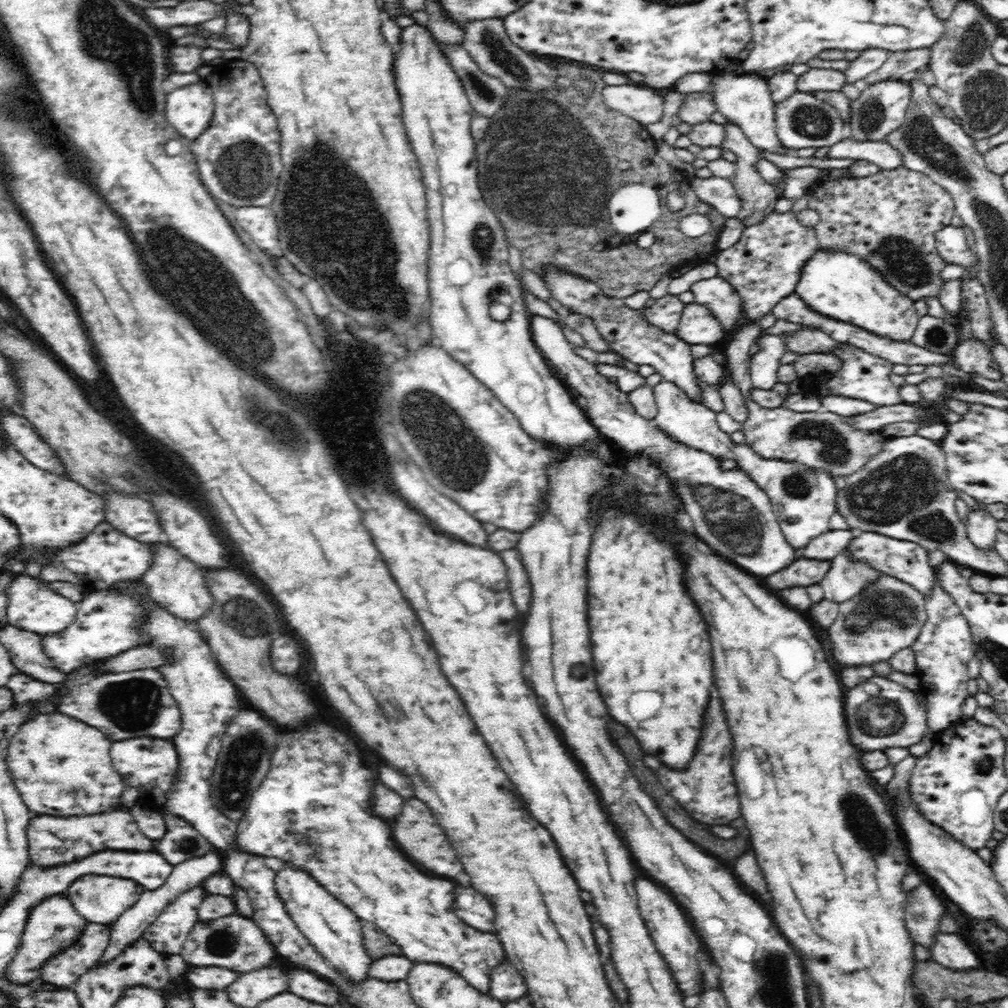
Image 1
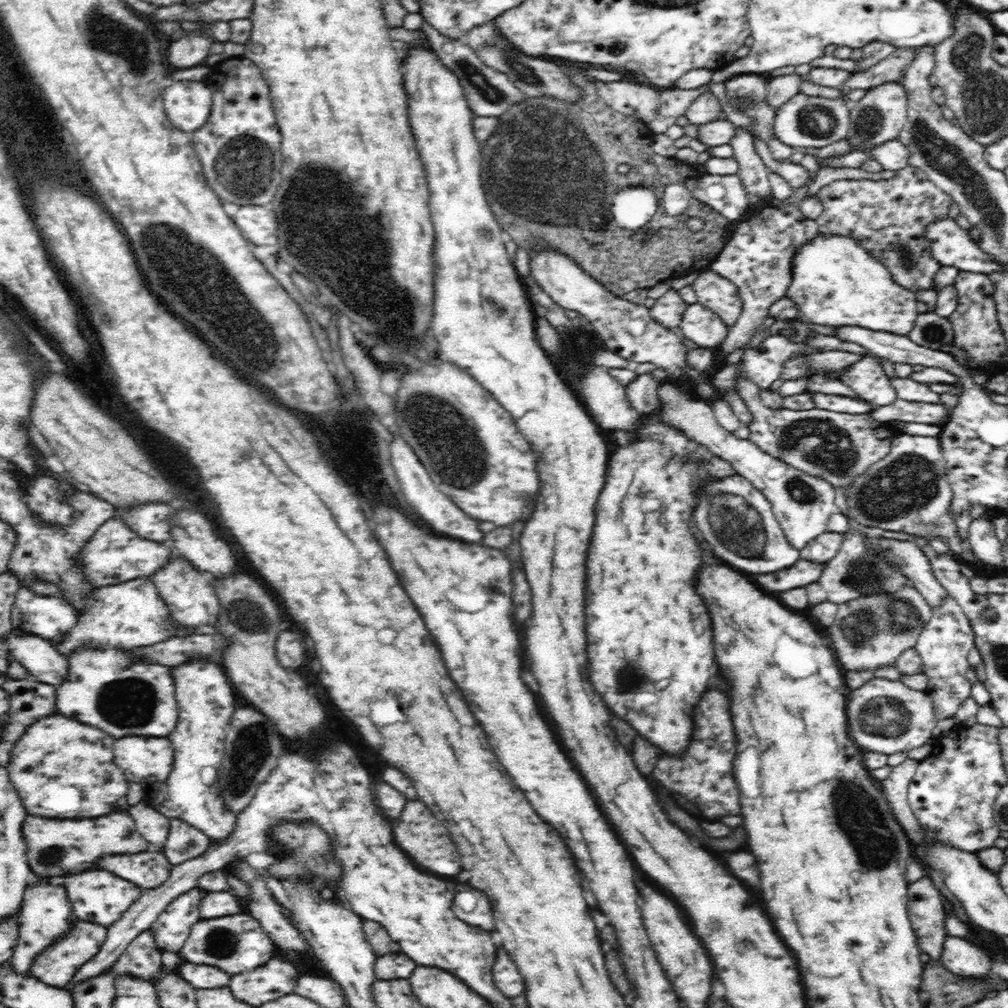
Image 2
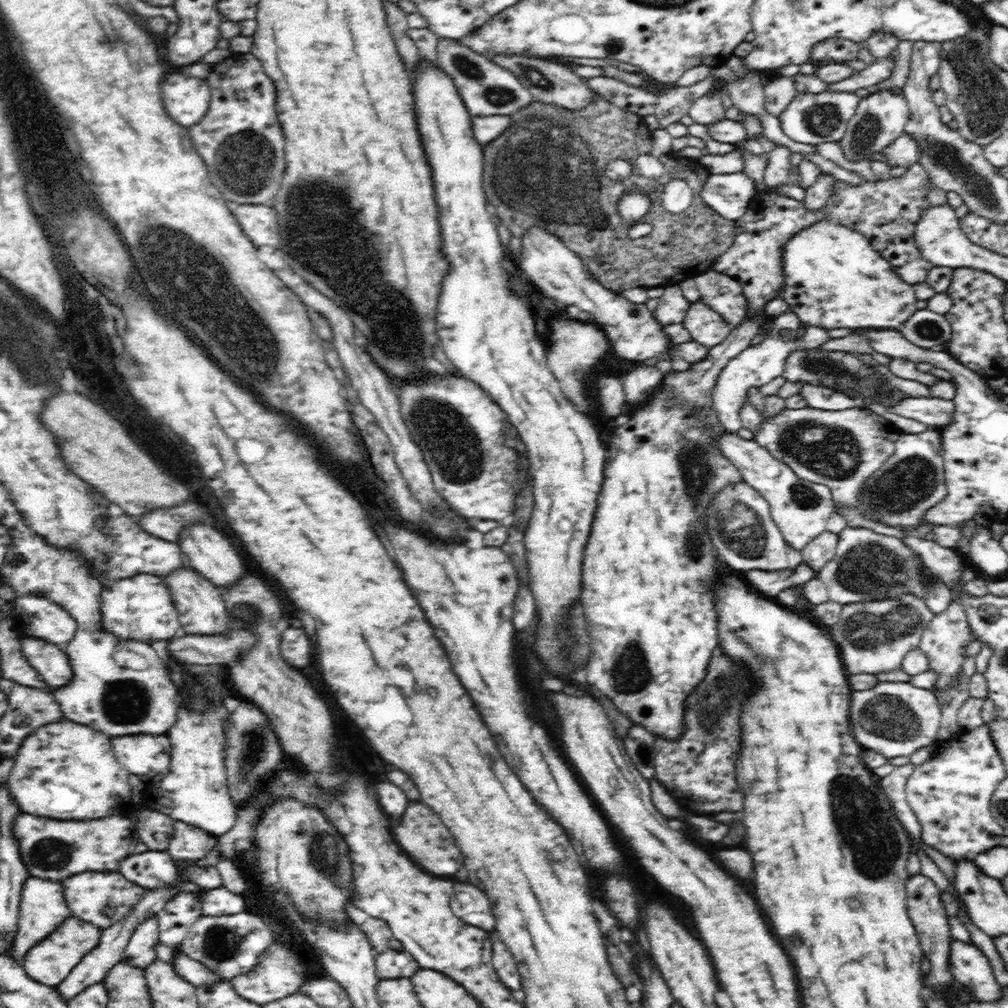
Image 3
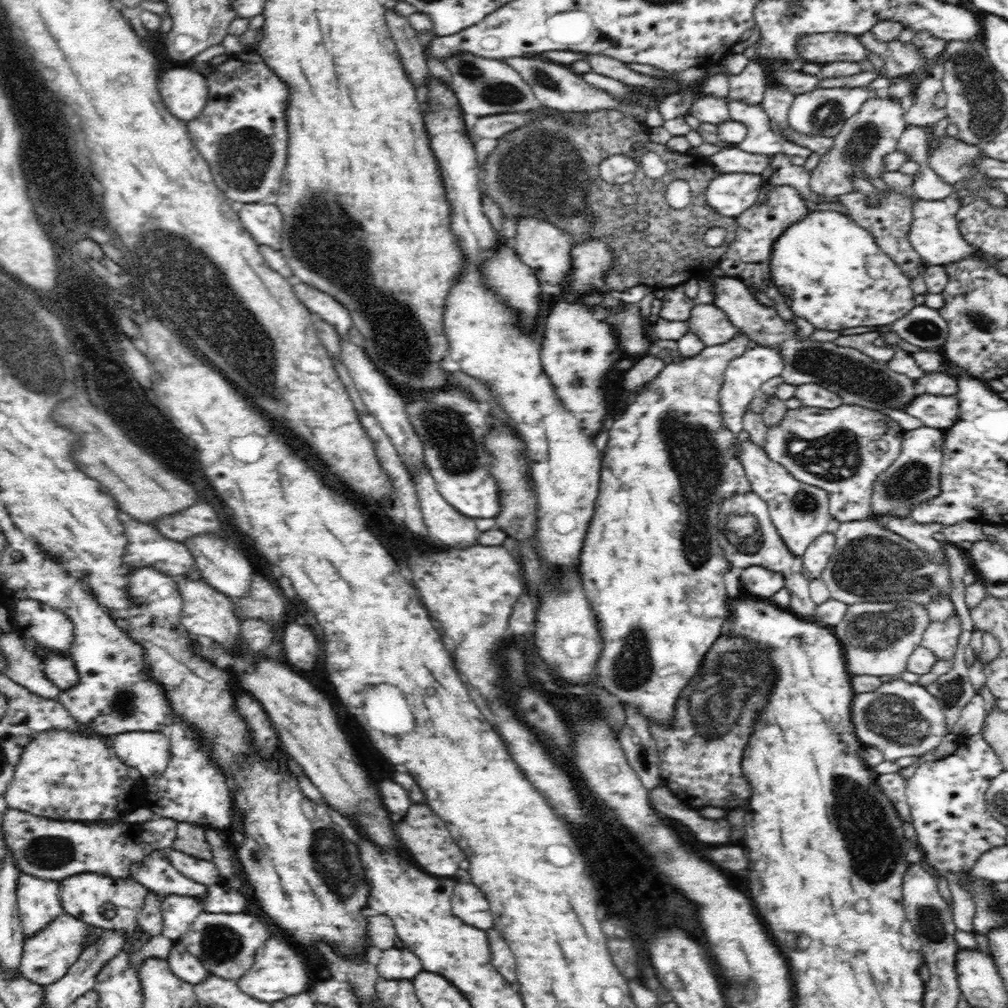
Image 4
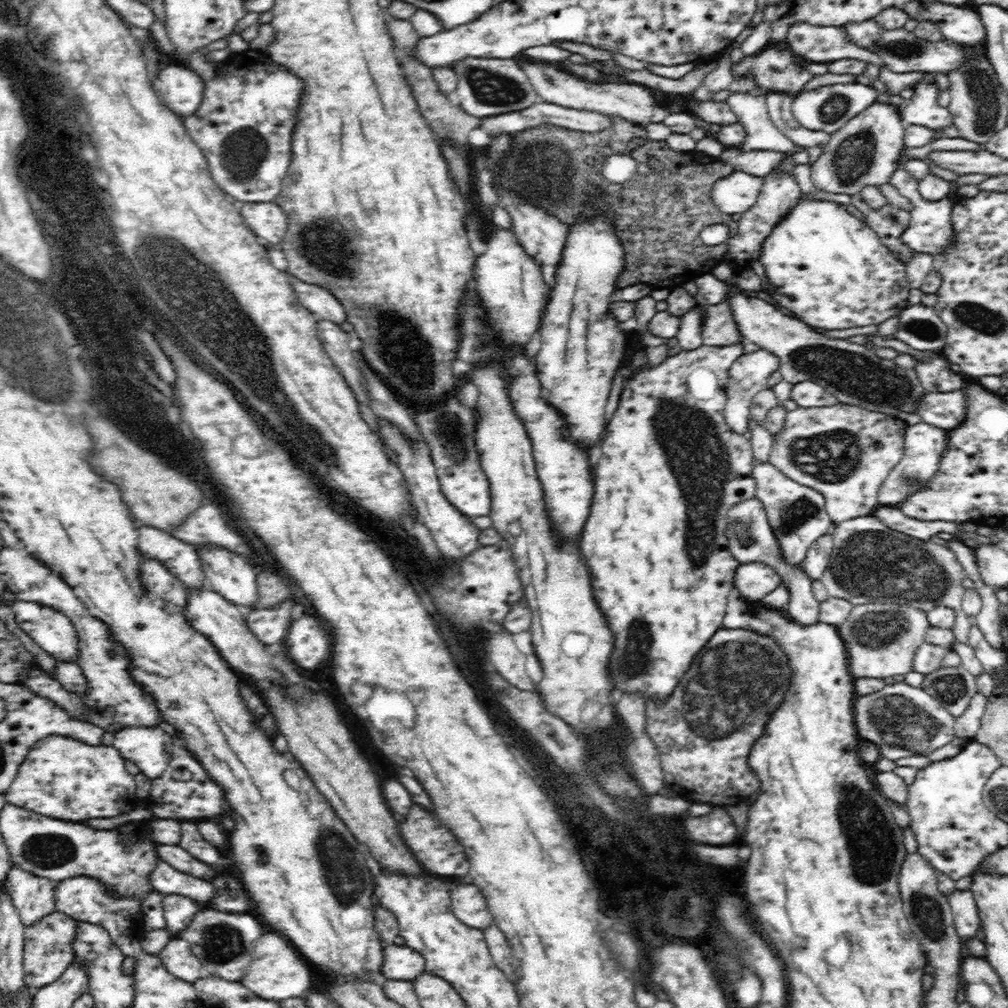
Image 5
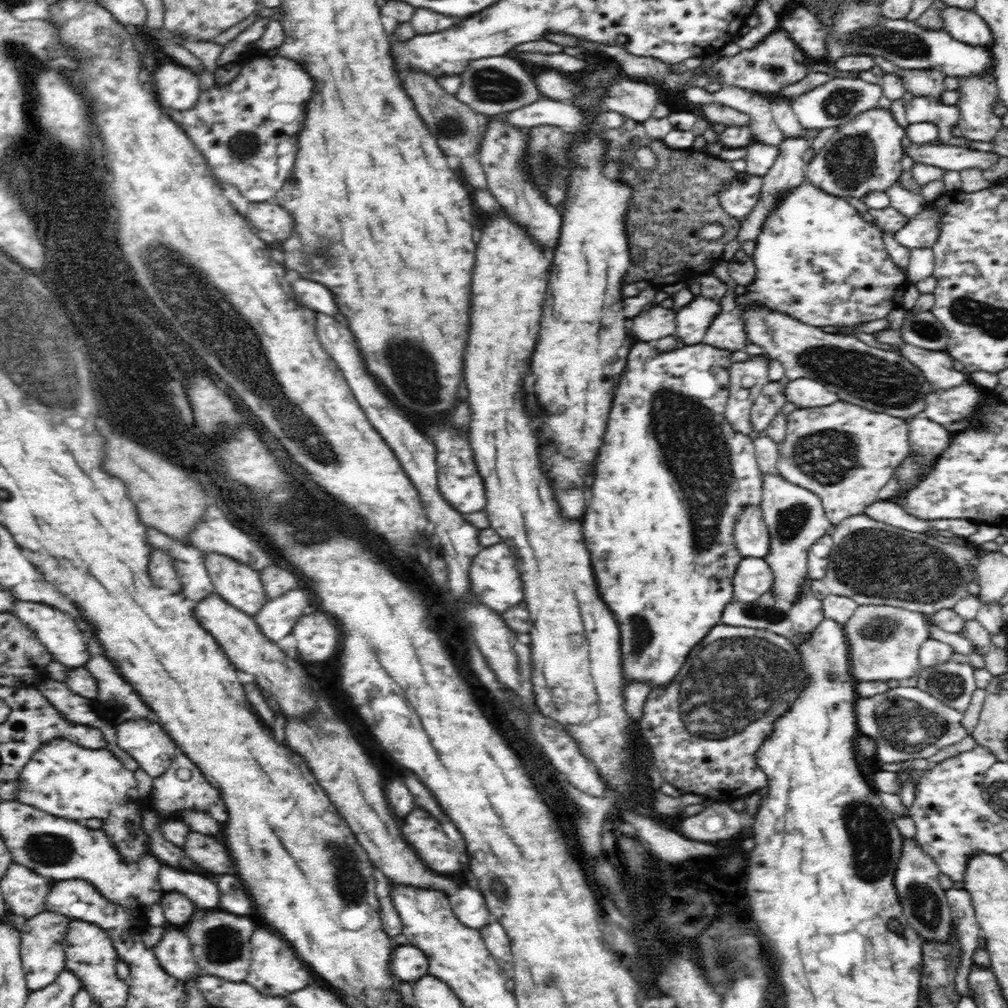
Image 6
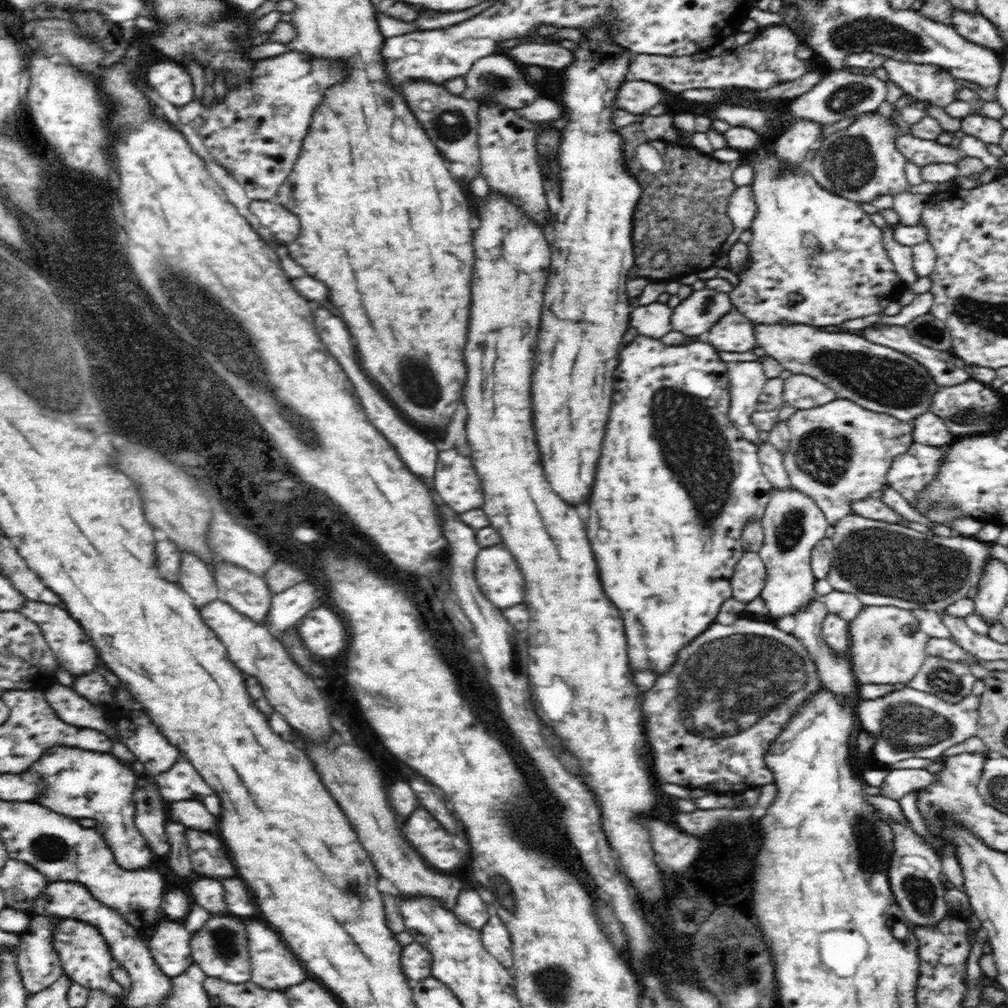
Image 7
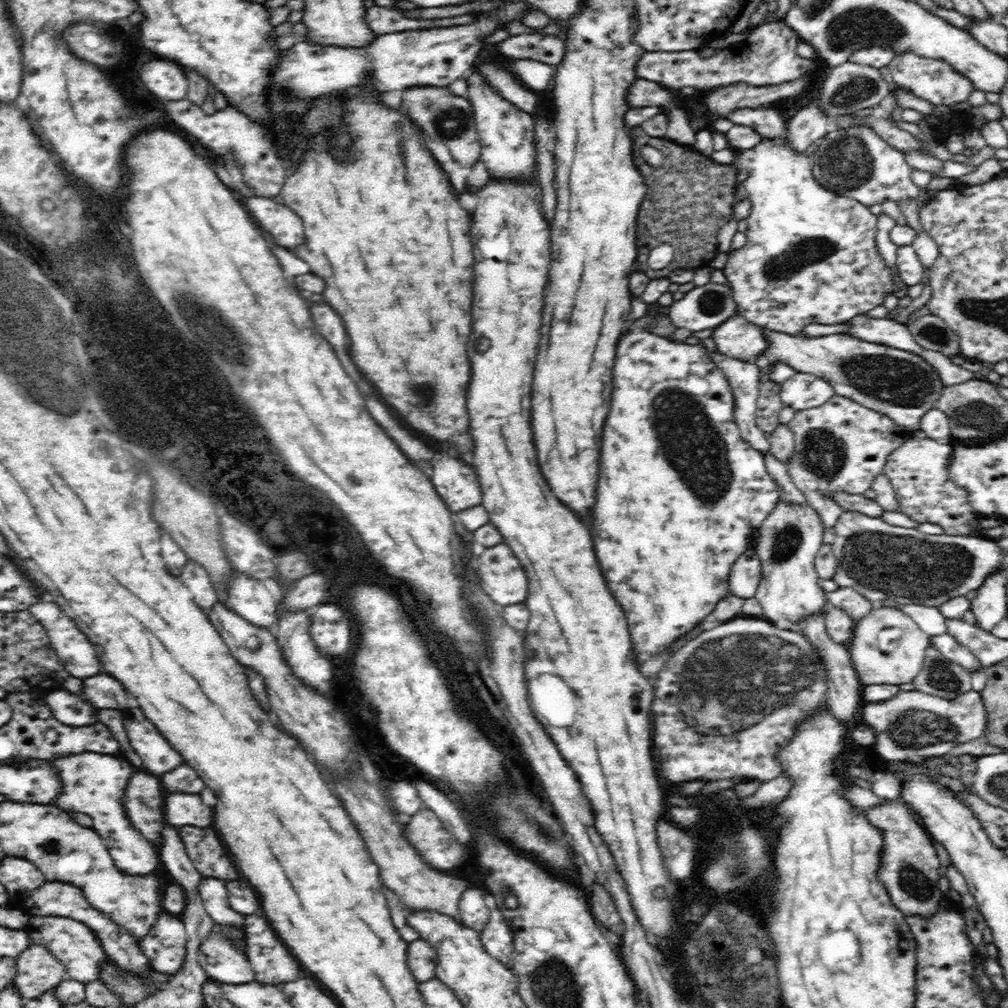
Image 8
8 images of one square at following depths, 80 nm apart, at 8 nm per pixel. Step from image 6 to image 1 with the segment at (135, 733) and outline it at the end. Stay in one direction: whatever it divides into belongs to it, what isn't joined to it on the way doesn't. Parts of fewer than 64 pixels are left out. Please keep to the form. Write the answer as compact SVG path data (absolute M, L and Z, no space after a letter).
M132 738L114 742L112 750L110 750L110 756L112 756L114 768L118 770L118 774L122 776L126 786L142 788L144 792L160 790L160 794L162 794L162 798L165 800L166 792L172 787L178 768L178 755L176 747L174 747L174 743L171 740Z

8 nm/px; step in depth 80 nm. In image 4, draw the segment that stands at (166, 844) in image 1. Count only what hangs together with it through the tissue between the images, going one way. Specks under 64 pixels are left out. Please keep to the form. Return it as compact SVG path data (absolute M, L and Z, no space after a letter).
M178 824L178 836L172 844L174 850L184 852L188 856L194 856L198 860L210 860L212 858L212 850L210 844L206 842L206 832L204 828L192 826L192 824Z

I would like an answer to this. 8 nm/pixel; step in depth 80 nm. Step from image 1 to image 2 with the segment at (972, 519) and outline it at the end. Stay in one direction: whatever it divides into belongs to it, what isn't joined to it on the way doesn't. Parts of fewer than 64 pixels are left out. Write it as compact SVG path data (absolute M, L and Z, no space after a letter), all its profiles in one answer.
M992 517L973 519L968 528L966 540L968 548L980 559L980 564L990 566L992 570L1004 568L1002 542L996 537Z

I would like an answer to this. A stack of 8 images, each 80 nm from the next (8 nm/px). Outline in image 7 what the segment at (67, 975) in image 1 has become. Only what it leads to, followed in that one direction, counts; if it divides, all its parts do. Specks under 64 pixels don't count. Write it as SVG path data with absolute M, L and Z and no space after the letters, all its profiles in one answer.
M31 915L28 926L20 933L20 946L17 949L16 965L26 987L28 996L36 994L54 984L65 972L60 955L56 953L52 942L52 928L58 924L59 917L52 915Z

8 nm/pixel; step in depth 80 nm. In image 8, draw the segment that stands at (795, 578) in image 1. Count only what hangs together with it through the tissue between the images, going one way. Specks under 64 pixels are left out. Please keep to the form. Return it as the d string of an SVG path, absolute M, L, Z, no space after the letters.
M755 548L746 549L732 564L729 574L729 592L738 598L753 599L762 578L762 567Z

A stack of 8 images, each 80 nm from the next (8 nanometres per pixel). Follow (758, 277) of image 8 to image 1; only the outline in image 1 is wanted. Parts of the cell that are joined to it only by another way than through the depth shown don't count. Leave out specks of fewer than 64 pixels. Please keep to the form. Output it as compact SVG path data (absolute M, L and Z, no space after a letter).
M819 248L803 266L794 293L798 294L810 309L827 318L848 322L896 342L911 340L920 319L914 307L914 300L898 292L864 260L844 252L824 251Z

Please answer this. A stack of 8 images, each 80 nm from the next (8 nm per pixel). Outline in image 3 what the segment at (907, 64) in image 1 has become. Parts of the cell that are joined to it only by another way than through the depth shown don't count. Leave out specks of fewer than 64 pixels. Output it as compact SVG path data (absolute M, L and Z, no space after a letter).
M886 57L881 61L867 65L864 70L854 71L848 78L840 82L828 84L828 90L834 92L856 92L860 88L874 87L882 80L888 80L892 76L892 70L896 66L895 57Z

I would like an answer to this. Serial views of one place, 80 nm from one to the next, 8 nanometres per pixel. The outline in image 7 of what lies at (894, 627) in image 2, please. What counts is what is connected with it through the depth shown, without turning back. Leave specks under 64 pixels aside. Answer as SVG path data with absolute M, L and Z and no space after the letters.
M863 606L863 609L849 621L850 646L848 659L858 684L892 684L907 686L916 677L925 662L925 646L929 636L922 631L918 619L911 610L897 606Z

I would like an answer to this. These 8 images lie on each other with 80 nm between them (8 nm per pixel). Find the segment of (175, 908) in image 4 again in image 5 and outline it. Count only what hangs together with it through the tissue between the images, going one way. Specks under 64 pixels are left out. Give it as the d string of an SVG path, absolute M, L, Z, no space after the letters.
M178 894L163 895L164 918L166 930L174 936L188 928L197 912L203 909L203 905L195 900L190 900Z

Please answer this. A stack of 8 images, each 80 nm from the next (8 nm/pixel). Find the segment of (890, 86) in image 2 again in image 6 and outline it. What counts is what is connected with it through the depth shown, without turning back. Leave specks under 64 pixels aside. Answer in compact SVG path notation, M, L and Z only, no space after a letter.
M875 108L858 114L844 123L806 165L806 181L812 183L827 194L842 197L851 201L863 199L870 192L886 192L892 186L898 186L898 179L902 172L900 160L902 147L900 142L904 138L905 129L898 124L890 109Z

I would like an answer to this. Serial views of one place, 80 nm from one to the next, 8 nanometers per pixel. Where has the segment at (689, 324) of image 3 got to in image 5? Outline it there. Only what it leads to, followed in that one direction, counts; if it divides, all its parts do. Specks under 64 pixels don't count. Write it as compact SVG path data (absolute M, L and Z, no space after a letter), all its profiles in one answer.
M725 302L716 305L705 305L702 320L702 336L704 345L730 346L744 342L738 325L734 323L730 305Z

